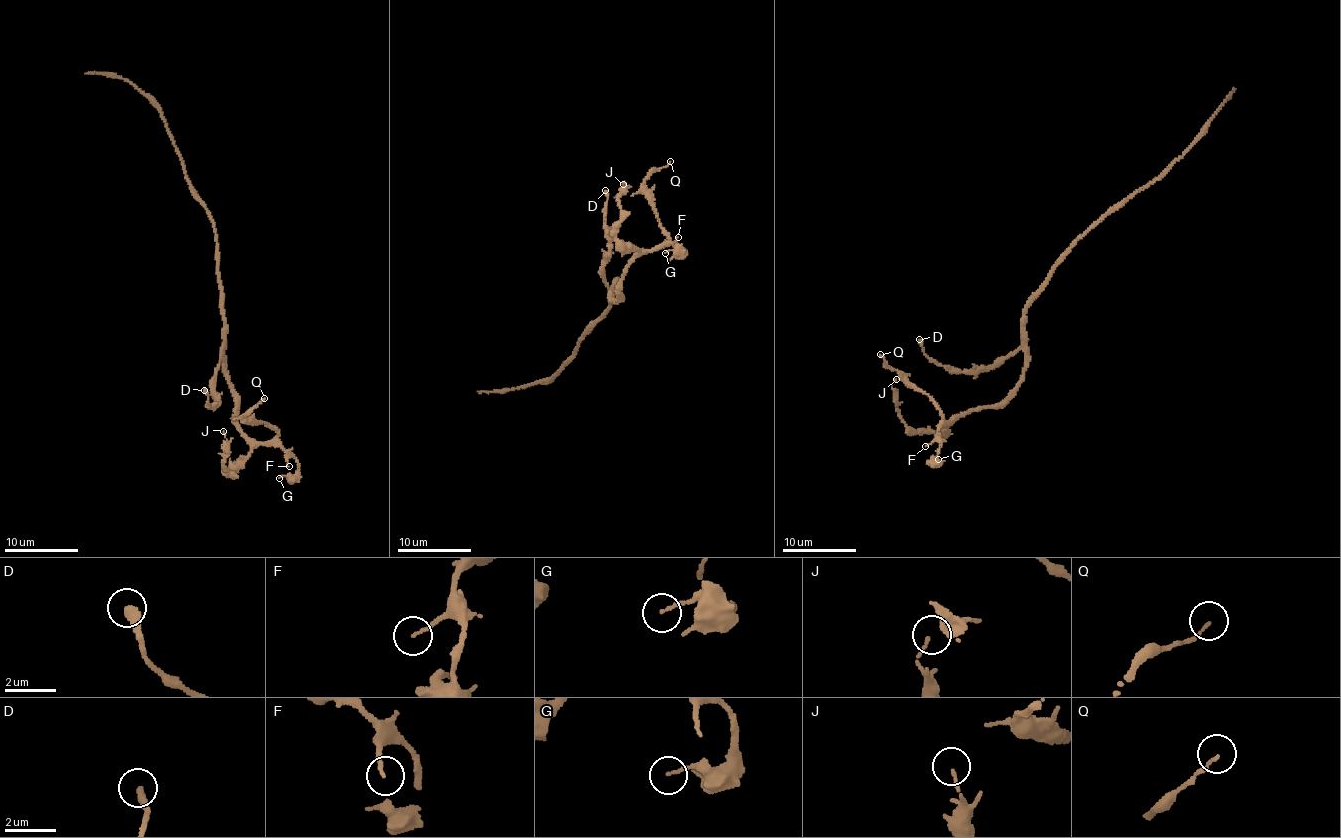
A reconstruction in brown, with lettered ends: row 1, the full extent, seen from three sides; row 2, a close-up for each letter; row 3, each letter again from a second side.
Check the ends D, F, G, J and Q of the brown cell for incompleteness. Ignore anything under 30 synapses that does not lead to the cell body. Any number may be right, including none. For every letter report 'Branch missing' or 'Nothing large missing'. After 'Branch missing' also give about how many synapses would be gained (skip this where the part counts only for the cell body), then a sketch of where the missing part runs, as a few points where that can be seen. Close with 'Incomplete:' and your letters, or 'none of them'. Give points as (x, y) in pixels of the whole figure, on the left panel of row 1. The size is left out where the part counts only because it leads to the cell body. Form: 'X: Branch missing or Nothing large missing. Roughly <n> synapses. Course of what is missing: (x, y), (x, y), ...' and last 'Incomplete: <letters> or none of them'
D: Nothing large missing
F: Nothing large missing
G: Nothing large missing
J: Nothing large missing
Q: Nothing large missing
Incomplete: none of them

